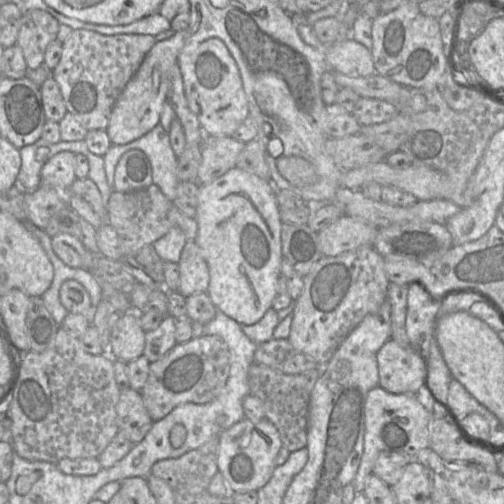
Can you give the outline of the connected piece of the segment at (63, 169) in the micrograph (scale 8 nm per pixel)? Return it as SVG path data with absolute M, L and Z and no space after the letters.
M69 151L59 152L50 158L41 170L42 184L67 192L77 179L75 175L76 154Z

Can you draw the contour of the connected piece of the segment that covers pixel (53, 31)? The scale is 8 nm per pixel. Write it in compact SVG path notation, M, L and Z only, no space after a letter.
M43 10L24 12L16 45L21 47L29 70L43 64L47 46L56 40L60 23Z

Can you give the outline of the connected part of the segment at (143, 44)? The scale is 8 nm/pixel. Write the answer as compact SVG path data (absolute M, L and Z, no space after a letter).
M73 30L63 42L60 61L51 75L59 85L68 113L88 131L106 130L115 103L156 43L157 40L152 35L102 35L89 30Z

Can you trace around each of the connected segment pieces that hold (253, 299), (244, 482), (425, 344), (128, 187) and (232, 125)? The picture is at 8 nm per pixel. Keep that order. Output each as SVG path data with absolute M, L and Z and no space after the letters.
M238 167L199 187L195 220L198 232L193 240L199 247L209 269L206 293L219 312L241 325L257 323L271 308L277 294L281 274L281 227L277 190L269 179L264 179Z
M244 418L223 431L219 436L217 466L232 492L258 491L271 478L276 468L276 457L282 441L276 426L263 418L251 421Z
M411 283L404 287L407 289L405 330L408 339L408 346L417 350L422 355L422 351L430 350L434 338L436 321L439 314L441 315L440 303L433 300L428 291L418 283Z
M138 149L122 154L115 166L113 190L136 191L151 185L152 167L146 154Z
M217 38L186 45L177 57L188 106L209 137L231 136L248 118L241 76L227 46Z

